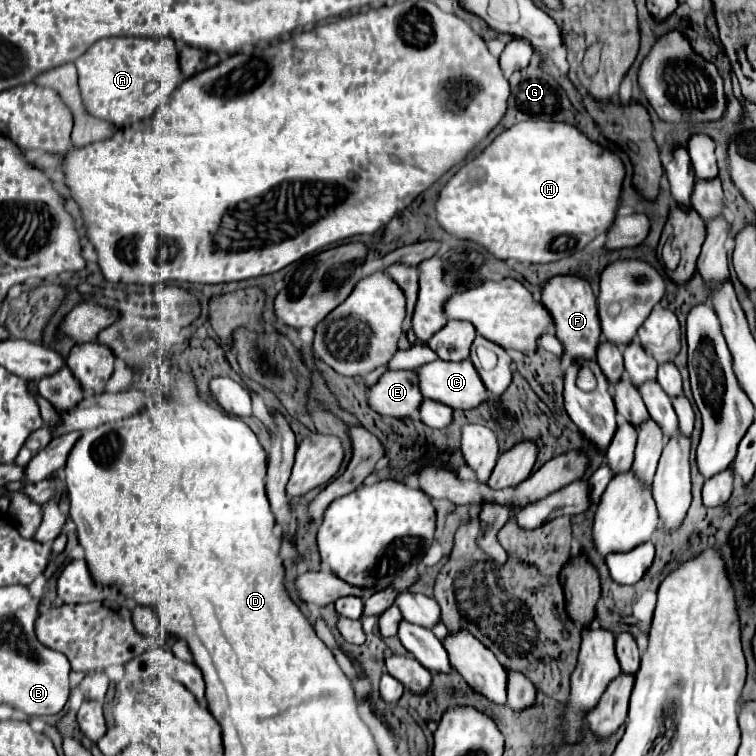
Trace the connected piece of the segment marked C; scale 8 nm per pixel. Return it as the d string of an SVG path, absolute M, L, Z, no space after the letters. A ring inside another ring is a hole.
M434 360L430 364L424 364L418 368L418 376L420 376L420 390L424 394L424 398L432 398L438 400L450 408L476 408L484 402L490 400L490 394L480 378L480 374L476 372L474 364L470 360L462 360L462 362L446 362L446 360Z

